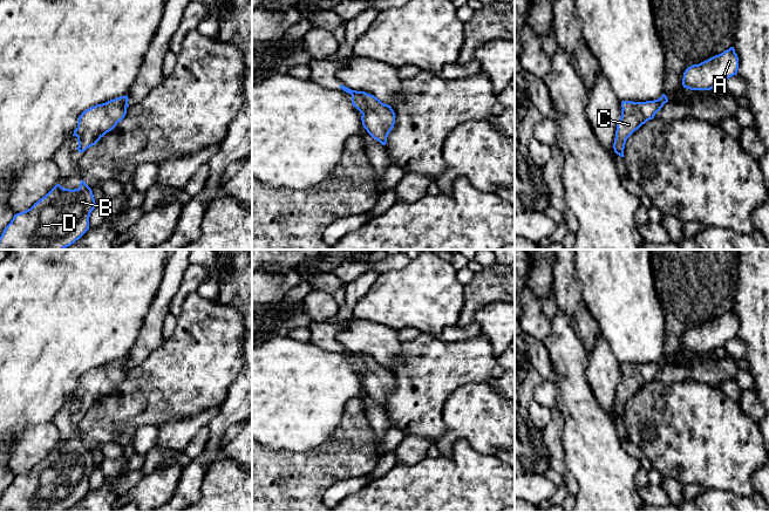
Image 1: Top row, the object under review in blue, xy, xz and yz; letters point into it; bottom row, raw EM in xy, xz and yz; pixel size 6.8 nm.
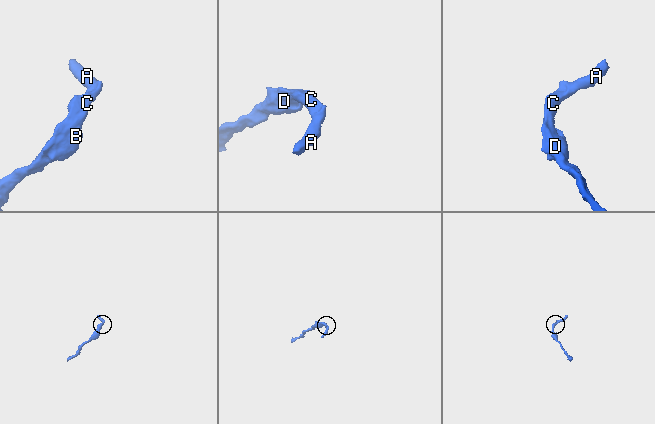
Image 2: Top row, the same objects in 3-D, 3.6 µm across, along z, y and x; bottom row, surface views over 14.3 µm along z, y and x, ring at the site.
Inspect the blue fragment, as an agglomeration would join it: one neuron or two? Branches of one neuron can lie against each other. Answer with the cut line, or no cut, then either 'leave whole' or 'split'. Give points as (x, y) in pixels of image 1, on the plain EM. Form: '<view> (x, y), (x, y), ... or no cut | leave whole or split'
no cut | leave whole

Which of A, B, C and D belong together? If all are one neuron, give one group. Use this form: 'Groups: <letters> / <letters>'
Groups: A B C D

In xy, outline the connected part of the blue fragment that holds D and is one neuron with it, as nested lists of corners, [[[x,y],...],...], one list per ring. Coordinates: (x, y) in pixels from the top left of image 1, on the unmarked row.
[[[82,442],[74,452],[56,446],[30,471],[14,477],[0,499],[0,512],[64,512],[89,492],[89,479],[95,470],[93,453]]]

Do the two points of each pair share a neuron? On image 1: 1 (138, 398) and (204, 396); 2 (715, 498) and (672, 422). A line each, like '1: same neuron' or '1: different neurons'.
1: same neuron
2: different neurons

